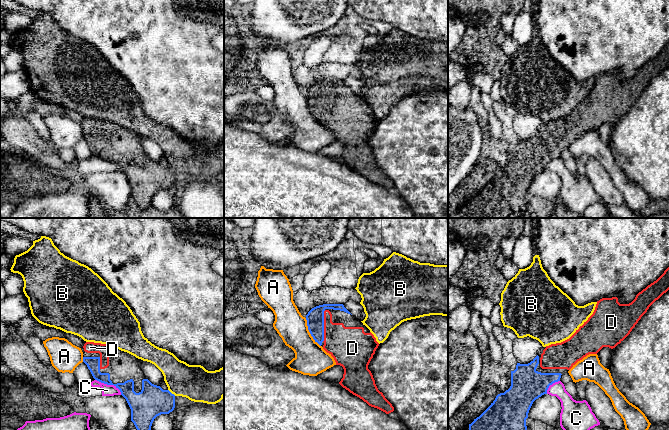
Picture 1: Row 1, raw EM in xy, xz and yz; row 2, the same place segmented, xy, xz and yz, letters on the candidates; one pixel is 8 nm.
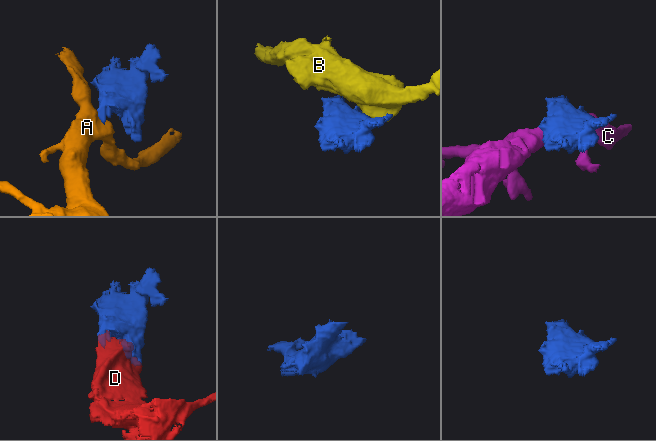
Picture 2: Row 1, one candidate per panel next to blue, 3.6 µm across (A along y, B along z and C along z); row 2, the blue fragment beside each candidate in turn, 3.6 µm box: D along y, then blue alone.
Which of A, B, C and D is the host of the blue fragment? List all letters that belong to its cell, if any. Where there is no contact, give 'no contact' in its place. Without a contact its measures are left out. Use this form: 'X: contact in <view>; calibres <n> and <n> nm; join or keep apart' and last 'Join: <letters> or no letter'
A: contact in xz; calibres 140 and 260 nm; keep apart
B: contact in xy; calibres 240 and 280 nm; keep apart
C: contact in xy; calibres 130 and 100 nm; keep apart
D: contact in xz; calibres 140 and 300 nm; join
Join: D

